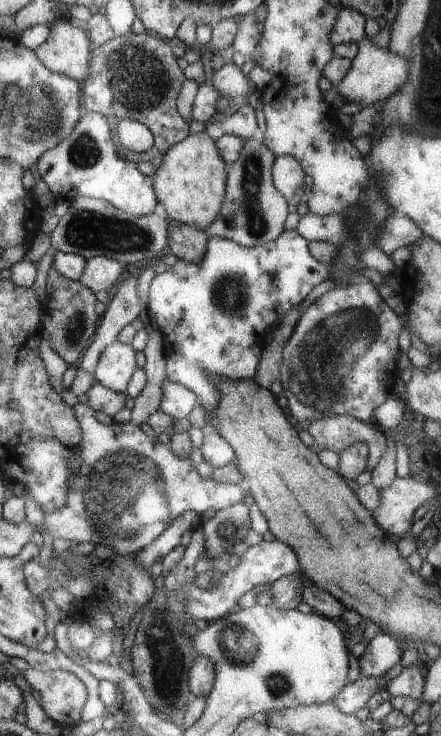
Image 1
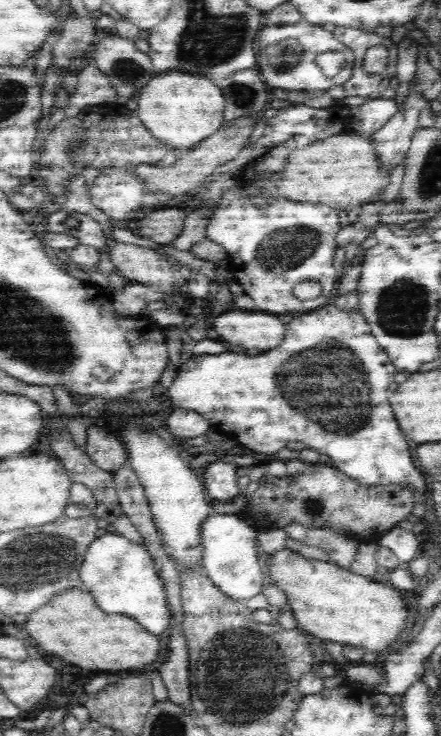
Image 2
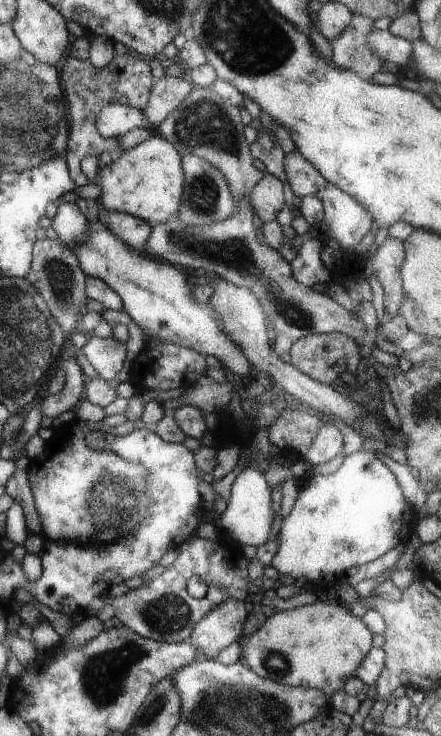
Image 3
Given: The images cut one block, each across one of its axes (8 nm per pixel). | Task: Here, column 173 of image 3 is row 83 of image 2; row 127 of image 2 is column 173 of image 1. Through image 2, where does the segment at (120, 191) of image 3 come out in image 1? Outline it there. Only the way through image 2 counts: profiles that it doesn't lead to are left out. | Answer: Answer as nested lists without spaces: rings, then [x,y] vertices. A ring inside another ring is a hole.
[[[204,131],[188,134],[165,150],[161,164],[151,178],[157,202],[165,208],[169,220],[203,230],[217,218],[225,194],[227,172],[225,162],[217,154],[215,140]]]

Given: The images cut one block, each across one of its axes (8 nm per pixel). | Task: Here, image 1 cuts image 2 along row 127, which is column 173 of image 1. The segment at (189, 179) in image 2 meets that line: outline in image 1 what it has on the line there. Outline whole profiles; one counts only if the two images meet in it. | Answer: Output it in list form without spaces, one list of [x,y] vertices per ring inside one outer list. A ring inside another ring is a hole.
[[[166,218],[166,250],[175,258],[199,264],[206,242],[203,230]]]

